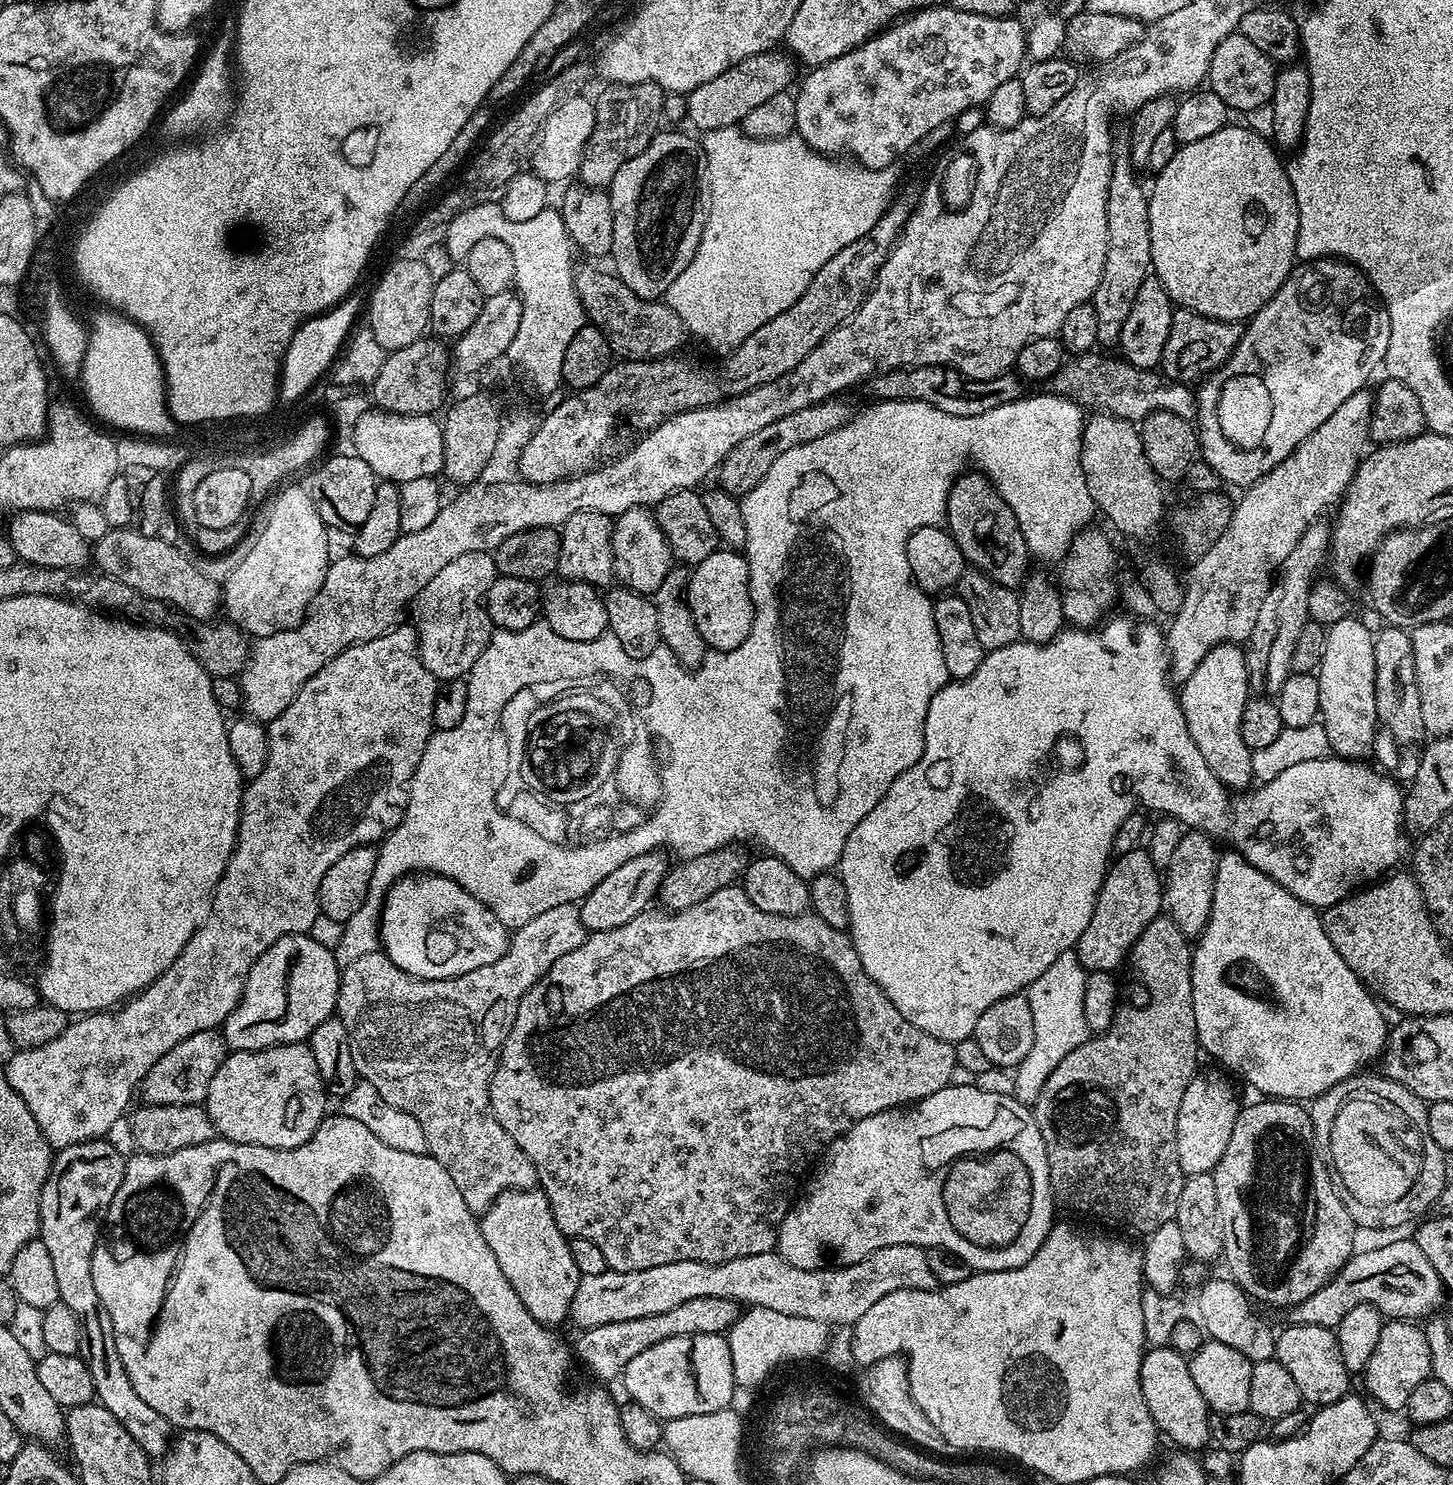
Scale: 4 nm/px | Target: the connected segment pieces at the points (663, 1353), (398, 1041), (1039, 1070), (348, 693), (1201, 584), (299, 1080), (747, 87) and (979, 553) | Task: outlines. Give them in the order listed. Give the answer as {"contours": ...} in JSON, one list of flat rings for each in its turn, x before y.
{"contours":[[[694,1334,693,1336,679,1336,666,1338,650,1350,642,1350,635,1358,626,1362,622,1373,624,1388,628,1391,627,1399,631,1403,642,1406,657,1420,687,1418,690,1415,714,1414,718,1410,729,1407,733,1402,732,1395,738,1392,738,1385,734,1378,734,1366,730,1358,730,1346,721,1334]],[[559,904,554,906,554,910,546,910,542,914,538,914,538,918,530,918,530,922,526,922,526,926,515,929,511,933,506,954,502,954,502,958,498,958,498,962,494,962,490,966,478,966,478,970,470,970,470,974,462,974,445,980,420,980,416,976,406,974,406,970,402,970,394,962,390,962,390,958,380,950,365,954,362,958,357,958,354,962,343,965,340,973,336,1012,338,1019,346,1026,346,1034,352,1043,357,1077,365,1084,373,1084,378,1090,378,1094,382,1094,382,1098,386,1098,386,1102,390,1102,390,1106,398,1106,398,1110,406,1110,406,1114,410,1114,418,1121,418,1126,422,1126,422,1134,426,1134,428,1152,438,1162,442,1162,442,1166,446,1166,450,1178,454,1178,454,1186,458,1186,462,1199,473,1215,483,1215,488,1211,493,1201,497,1200,504,1192,532,1190,537,1187,536,1167,532,1165,530,1158,526,1158,526,1154,522,1154,518,1142,514,1142,514,1138,510,1138,510,1134,506,1134,506,1130,502,1130,502,1126,492,1118,492,1108,488,1097,490,1082,496,1069,500,1047,503,1046,504,1039,508,1037,510,1026,516,1017,518,1002,548,973,550,966,554,966,554,962,558,962,558,958,562,958,562,954,570,954,570,950,582,946,585,935,586,929,580,917,579,907,576,904]],[[1075,951,1064,952,1054,958,1054,963,1043,974,1038,974,1038,978,1034,978,1032,985,1026,989,1030,1011,1034,1013,1034,1046,1030,1046,1030,1054,1026,1054,1024,1061,1016,1065,1016,1085,1010,1088,1011,1095,1021,1104,1035,1105,1046,1078,1050,1078,1058,1062,1062,1062,1070,1050,1078,1050,1078,1046,1088,1040,1090,1033,1082,1010,1088,973]],[[401,622,386,634,382,634,365,644,350,646,346,650,342,650,342,654,328,660,326,666,322,666,322,670,318,670,318,674,310,677,302,686,302,690,298,690,294,702,290,702,290,706,286,706,286,710,282,710,282,714,278,714,278,718,267,721,268,758,266,766,262,766,258,775,247,781,244,789,242,807,240,807,240,828,236,832,236,849,232,852,230,862,216,887,216,893,212,895,212,909,209,910,208,917,202,922,200,929,192,935,190,942,186,942,182,954,178,954,178,958,174,958,174,962,158,979,149,984,135,998,129,999,123,1006,112,1011,105,1010,81,1015,69,1022,66,1030,62,1030,62,1034,58,1034,58,1038,54,1038,54,1042,46,1042,46,1046,38,1046,37,1048,19,1049,14,1054,14,1058,6,1061,10,1086,14,1086,14,1090,18,1090,18,1094,22,1098,22,1102,26,1102,26,1106,30,1106,30,1114,34,1114,34,1122,38,1122,40,1133,46,1137,53,1149,59,1150,68,1144,107,1137,108,1131,123,1118,124,1111,126,1111,126,1116,129,1111,128,1103,131,1102,132,1096,134,1100,140,1083,146,1078,150,1068,162,1058,162,1054,166,1054,168,1050,174,1050,174,1046,178,1046,178,1042,182,1042,202,1030,219,1029,223,1025,224,1019,234,1010,234,1006,238,1006,250,970,258,962,262,953,270,950,270,946,274,946,274,942,278,938,298,936,310,932,314,920,322,914,320,887,326,870,330,870,330,866,334,866,334,862,338,862,338,858,342,858,342,854,355,848,375,845,377,842,383,841,393,828,398,827,400,821,404,819,404,811,408,805,408,790,412,786,414,770,418,770,418,762,422,762,426,742,432,737,434,731,432,715,434,714,434,698,437,687,436,676,430,674,430,670,426,670,420,657,420,639,416,637,415,627,411,623]],[[1366,388,1355,391,1354,394,1346,398,1346,402,1342,406,1338,406,1338,410,1334,410,1334,414,1330,414,1330,418,1326,418,1326,422,1322,422,1322,426,1318,426,1318,430,1314,430,1314,434,1310,434,1310,438,1306,438,1299,446,1292,451,1290,458,1286,458,1278,466,1274,466,1274,470,1270,470,1265,476,1259,480,1257,484,1251,485,1247,489,1248,492,1233,507,1232,518,1228,523,1228,529,1209,546,1200,556,1195,557,1192,573,1189,574,1188,580,1186,576,1186,587,1184,589,1184,601,1180,609,1171,617,1172,625,1166,628,1166,643,1168,645,1168,663,1170,672,1177,681,1183,682,1190,678,1190,674,1194,674,1194,670,1198,666,1198,662,1202,662,1202,658,1206,658,1206,654,1212,649,1217,648,1220,644,1243,645,1250,638,1250,634,1254,630,1254,622,1258,622,1258,610,1262,607,1262,598,1266,598,1266,594,1270,590,1272,581,1282,562,1286,562,1286,557,1290,554,1290,550,1294,550,1294,546,1298,546,1298,540,1302,538,1302,534,1306,534,1306,530,1310,525,1317,523,1321,519,1320,516,1328,507,1335,505,1337,500,1348,491,1348,484,1352,481,1356,468,1363,460,1370,442,1369,434,1370,422,1372,421,1372,408,1375,404,1373,393]],[[307,1043,302,1044,279,1044,273,1048,263,1048,257,1052,234,1052,229,1051,225,1056,222,1066,218,1068,218,1074,210,1082,208,1097,204,1099,203,1107,206,1109,210,1122,216,1127,217,1133,223,1139,235,1144,253,1144,254,1146,266,1146,267,1148,297,1148,302,1146,318,1130,318,1126,323,1122,326,1113,329,1111,328,1103,330,1097,327,1088,324,1087,324,1079,320,1076,318,1062,314,1062,314,1054]],[[784,50,759,52,757,56,730,66,730,70,718,74,718,78,710,78,710,82,702,82,702,86,687,93,687,123,700,128,701,133,739,125,746,114,750,114,750,110,756,109,760,103,774,98,774,94,791,89,797,79,796,68,797,61]],[[979,470,957,476,948,495,946,527,971,567,985,572,990,579,1013,590,1019,589,1030,575,1030,553,1018,526,1014,510,1002,498,992,479]]]}

